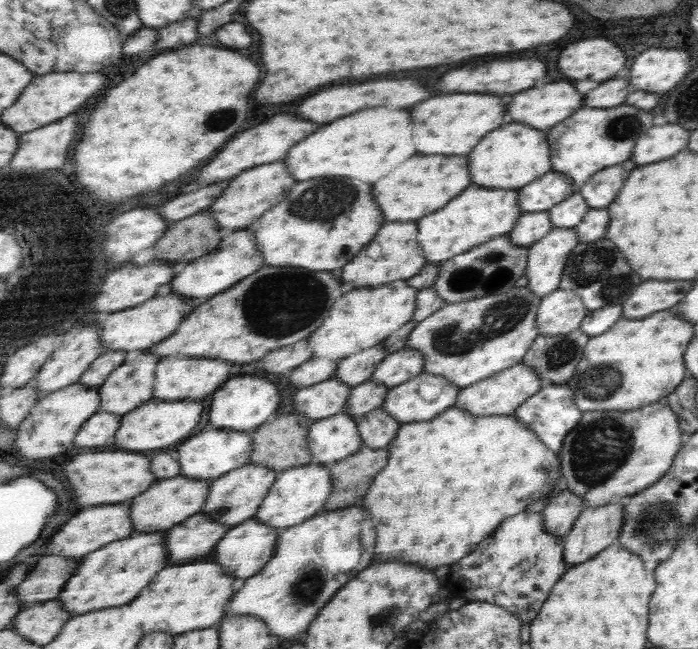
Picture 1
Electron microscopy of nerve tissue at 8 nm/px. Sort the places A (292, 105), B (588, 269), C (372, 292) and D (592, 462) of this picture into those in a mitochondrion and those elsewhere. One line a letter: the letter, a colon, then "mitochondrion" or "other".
A: other
B: mitochondrion
C: other
D: mitochondrion

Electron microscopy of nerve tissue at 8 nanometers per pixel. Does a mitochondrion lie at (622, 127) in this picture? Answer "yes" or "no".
yes

